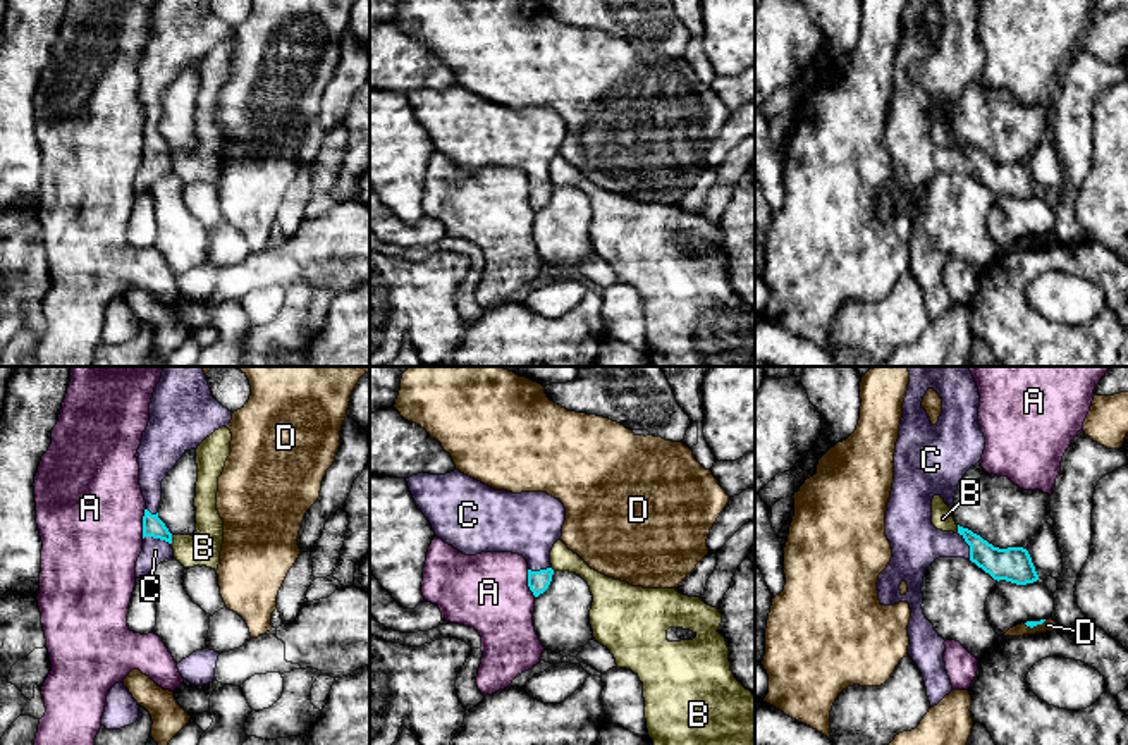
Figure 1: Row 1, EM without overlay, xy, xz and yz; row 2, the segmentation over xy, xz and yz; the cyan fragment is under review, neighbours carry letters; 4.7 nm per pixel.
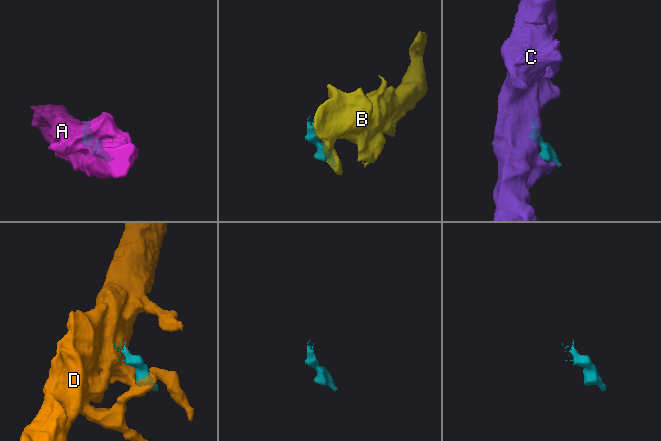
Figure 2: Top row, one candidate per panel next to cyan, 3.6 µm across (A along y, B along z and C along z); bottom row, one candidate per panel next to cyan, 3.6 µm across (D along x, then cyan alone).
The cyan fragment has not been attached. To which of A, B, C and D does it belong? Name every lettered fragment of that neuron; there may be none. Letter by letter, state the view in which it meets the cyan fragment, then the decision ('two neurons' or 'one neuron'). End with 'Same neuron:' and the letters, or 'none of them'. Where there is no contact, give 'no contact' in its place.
A: meets cyan in xy; two neurons
B: meets cyan in xy; two neurons
C: meets cyan in yz; one neuron
D: meets cyan in yz; two neurons
Same neuron: C

